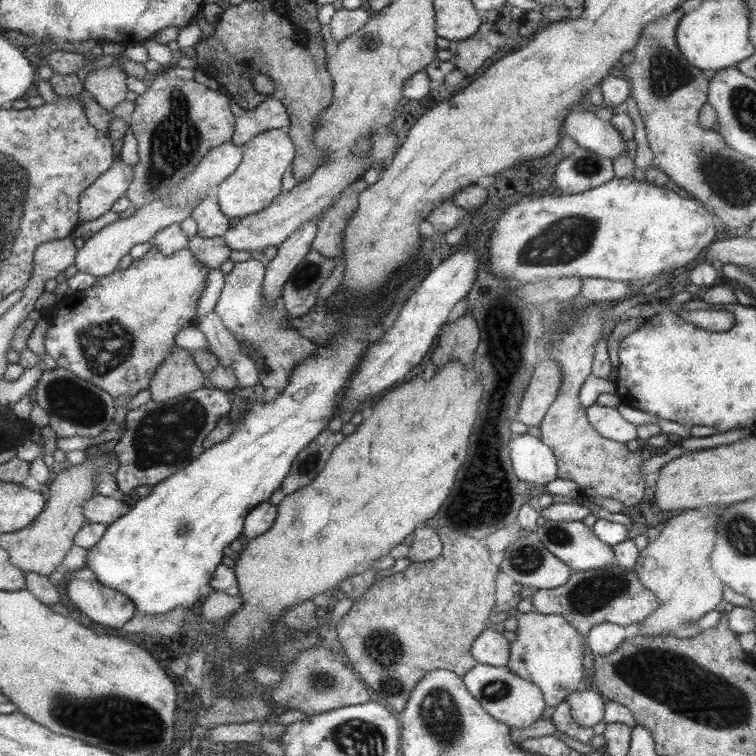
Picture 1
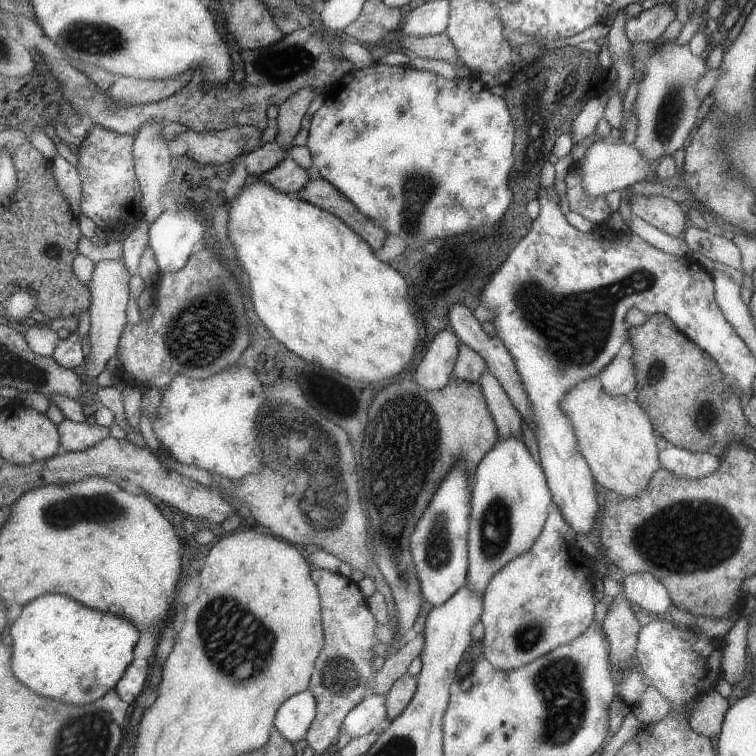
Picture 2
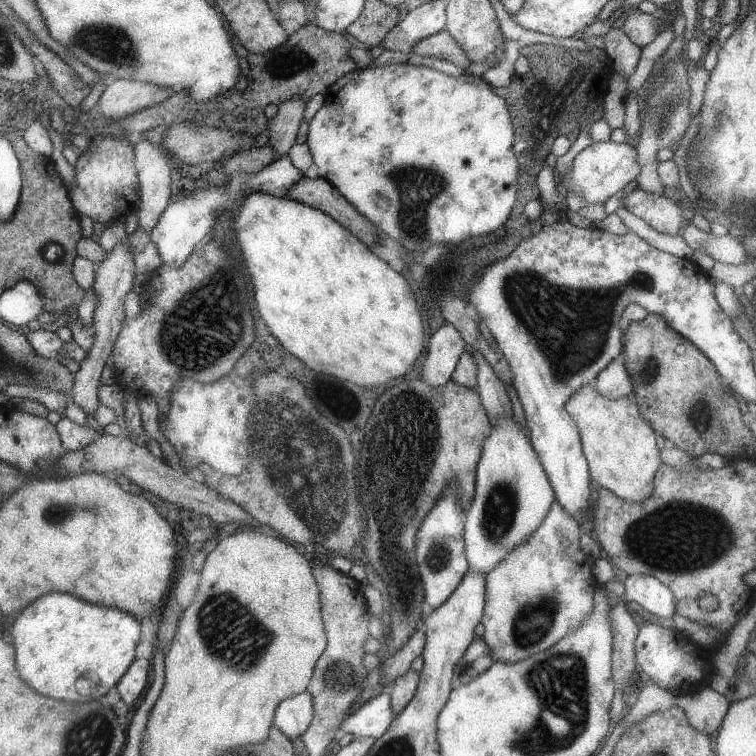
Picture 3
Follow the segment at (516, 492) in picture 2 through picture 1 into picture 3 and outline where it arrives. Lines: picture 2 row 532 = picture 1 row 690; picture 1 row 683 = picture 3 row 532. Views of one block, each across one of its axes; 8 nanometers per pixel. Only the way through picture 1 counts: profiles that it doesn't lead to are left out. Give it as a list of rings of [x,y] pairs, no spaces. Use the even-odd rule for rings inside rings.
[[[513,417],[497,418],[497,422],[491,424],[491,434],[487,434],[486,441],[483,442],[482,456],[479,457],[475,469],[474,496],[466,509],[466,562],[471,570],[481,572],[483,576],[490,573],[515,546],[527,542],[527,538],[531,538],[531,534],[542,525],[543,518],[553,502],[554,490],[549,486],[550,480],[547,480],[546,471],[541,468],[541,463],[533,444],[529,443],[523,428],[515,423]]]

